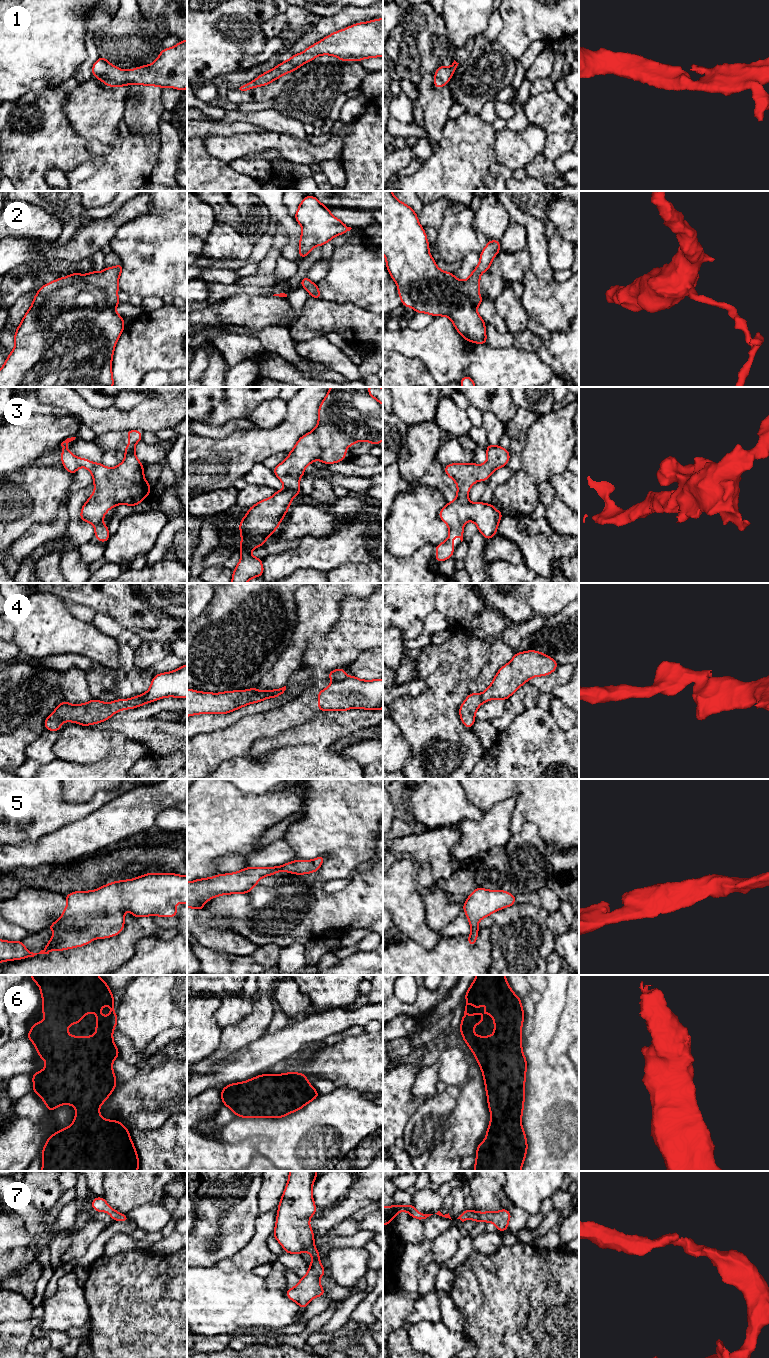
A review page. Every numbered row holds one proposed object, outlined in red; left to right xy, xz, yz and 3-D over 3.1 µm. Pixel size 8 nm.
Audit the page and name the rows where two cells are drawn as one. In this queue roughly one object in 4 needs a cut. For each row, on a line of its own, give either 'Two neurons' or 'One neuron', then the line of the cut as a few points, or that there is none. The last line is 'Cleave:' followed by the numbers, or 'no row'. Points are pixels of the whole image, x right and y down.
1: One neuron. No split
2: One neuron. No split
3: One neuron. No split
4: Two neurons. Split along xz (347, 677), (333, 682)
5: One neuron. No split
6: One neuron. No split
7: One neuron. No split
Cleave: 4

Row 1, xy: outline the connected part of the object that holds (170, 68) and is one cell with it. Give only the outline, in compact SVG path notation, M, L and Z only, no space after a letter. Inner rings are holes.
M187 40L172 48L164 48L151 64L131 70L121 70L112 65L102 55L92 65L93 77L108 87L128 86L129 84L171 87L182 92L187 88Z

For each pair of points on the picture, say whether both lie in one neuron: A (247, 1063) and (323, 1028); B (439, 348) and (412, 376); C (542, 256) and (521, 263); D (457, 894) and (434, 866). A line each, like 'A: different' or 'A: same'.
A: same
B: different
C: different
D: different

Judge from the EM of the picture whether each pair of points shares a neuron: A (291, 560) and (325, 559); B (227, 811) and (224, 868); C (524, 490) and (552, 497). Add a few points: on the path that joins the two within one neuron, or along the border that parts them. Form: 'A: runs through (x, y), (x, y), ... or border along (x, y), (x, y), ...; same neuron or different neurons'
A: runs through (299, 559), (317, 559); same neuron
B: border along (248, 852), (220, 857), (215, 862), (215, 874); different neurons
C: border along (547, 479), (539, 486), (539, 501); different neurons

